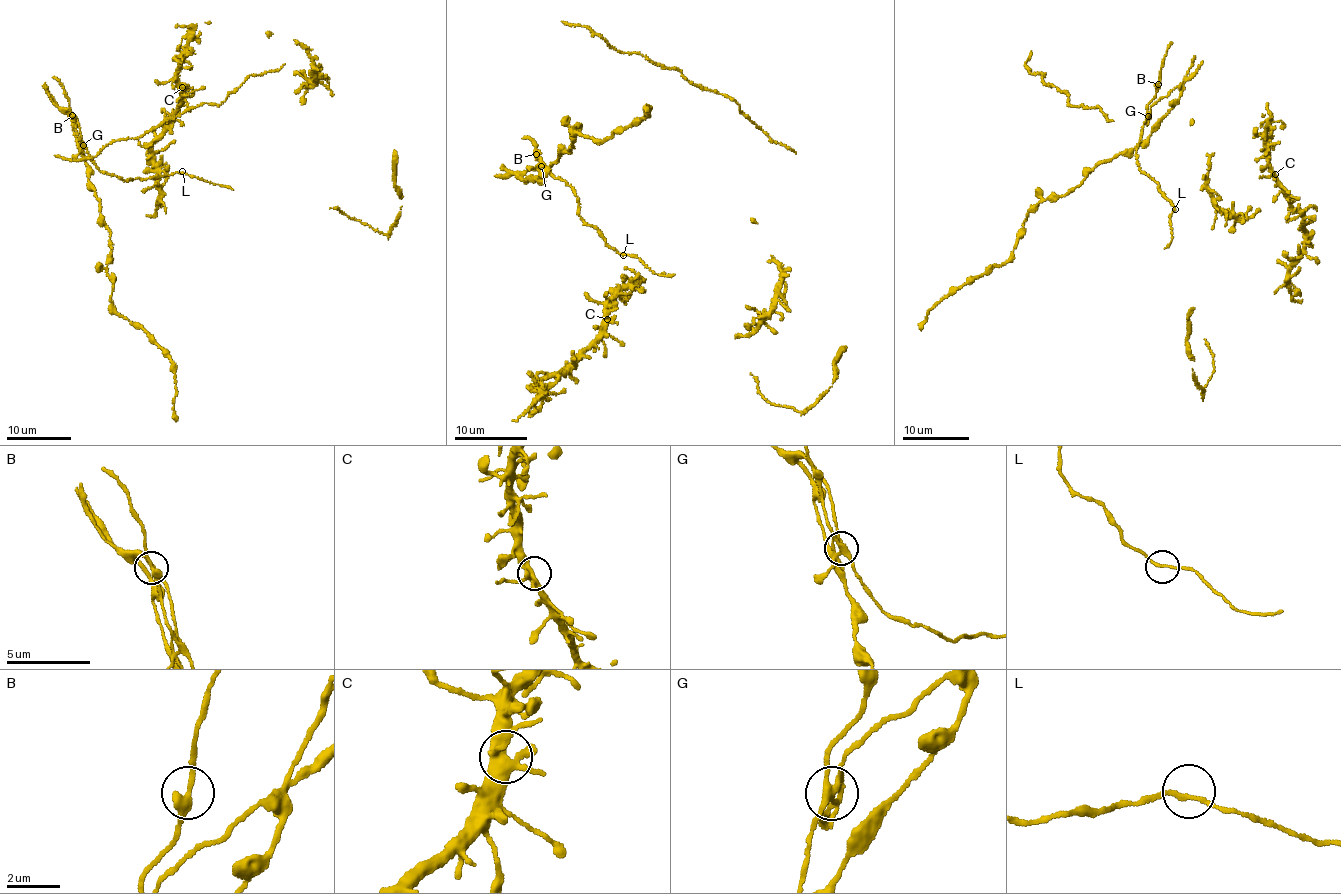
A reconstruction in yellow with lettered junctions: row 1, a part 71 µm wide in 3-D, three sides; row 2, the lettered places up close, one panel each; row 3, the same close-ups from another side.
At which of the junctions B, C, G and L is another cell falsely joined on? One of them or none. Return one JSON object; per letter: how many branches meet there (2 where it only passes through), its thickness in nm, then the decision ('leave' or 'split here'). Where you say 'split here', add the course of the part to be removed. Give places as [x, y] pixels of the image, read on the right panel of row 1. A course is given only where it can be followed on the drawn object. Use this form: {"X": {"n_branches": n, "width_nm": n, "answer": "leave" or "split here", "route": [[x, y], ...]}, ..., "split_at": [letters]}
{"B": {"n_branches": 2, "width_nm": 320, "answer": "leave"}, "C": {"n_branches": 5, "width_nm": 400, "answer": "leave"}, "G": {"n_branches": 6, "width_nm": 260, "answer": "split here", "route": [[1148, 115], [1180, 90], [1145, 140], [1063, 196], [1040, 200], [1010, 260], [955, 288], [921, 330]]}, "L": {"n_branches": 2, "width_nm": 150, "answer": "leave"}, "split_at": ["G"]}

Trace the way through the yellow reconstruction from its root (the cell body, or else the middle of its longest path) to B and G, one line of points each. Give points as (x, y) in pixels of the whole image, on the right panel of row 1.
B: (1175, 209), (1153, 179), (1142, 173), (1136, 152), (1148, 105), (1158, 84)
G: (1175, 209), (1153, 179), (1142, 173), (1137, 160), (1140, 134), (1148, 115)

